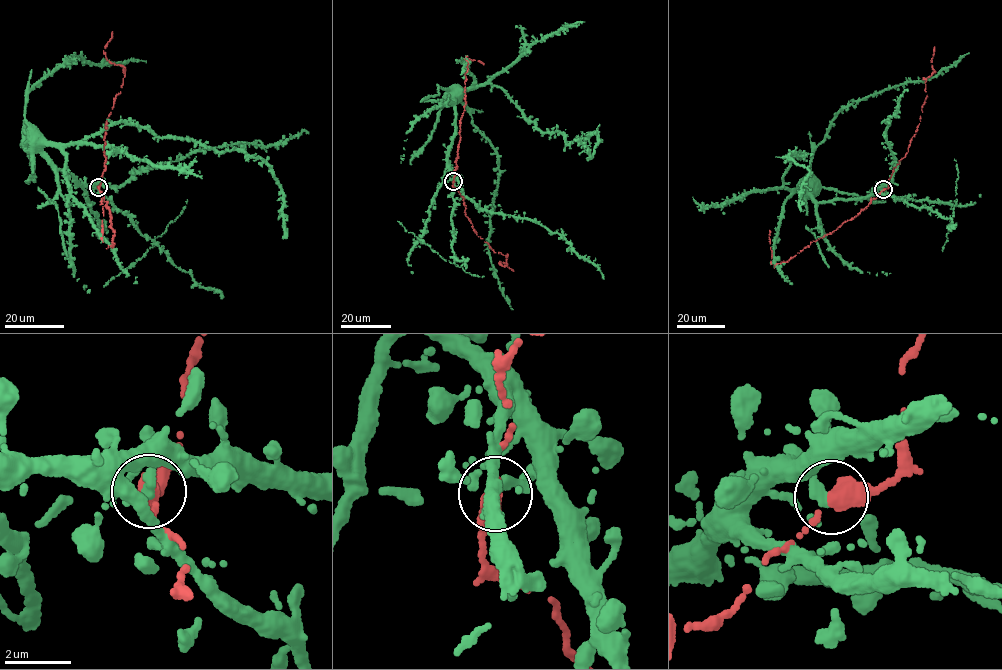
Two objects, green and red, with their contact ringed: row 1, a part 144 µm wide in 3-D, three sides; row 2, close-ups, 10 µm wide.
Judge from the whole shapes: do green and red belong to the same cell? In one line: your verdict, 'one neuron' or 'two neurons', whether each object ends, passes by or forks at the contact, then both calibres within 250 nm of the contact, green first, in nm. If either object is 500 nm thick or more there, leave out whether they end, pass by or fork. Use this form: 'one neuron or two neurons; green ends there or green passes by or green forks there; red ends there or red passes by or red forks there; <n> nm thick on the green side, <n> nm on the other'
one neuron; green ends there; red passes by; 360 nm thick on the green side, 360 nm on the other

